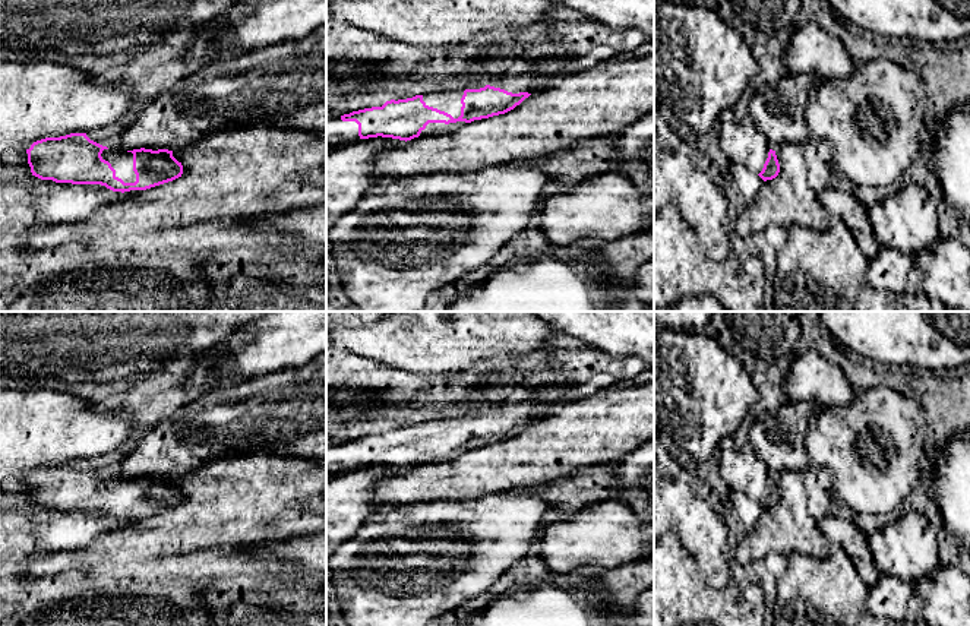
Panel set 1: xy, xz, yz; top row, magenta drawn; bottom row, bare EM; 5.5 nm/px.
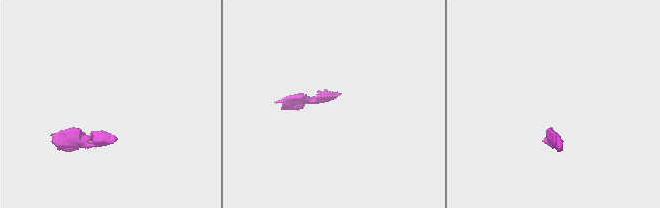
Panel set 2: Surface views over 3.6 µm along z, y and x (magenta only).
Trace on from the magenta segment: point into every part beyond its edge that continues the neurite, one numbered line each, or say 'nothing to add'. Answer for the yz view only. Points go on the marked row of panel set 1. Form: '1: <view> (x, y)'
1: yz (742, 142)

